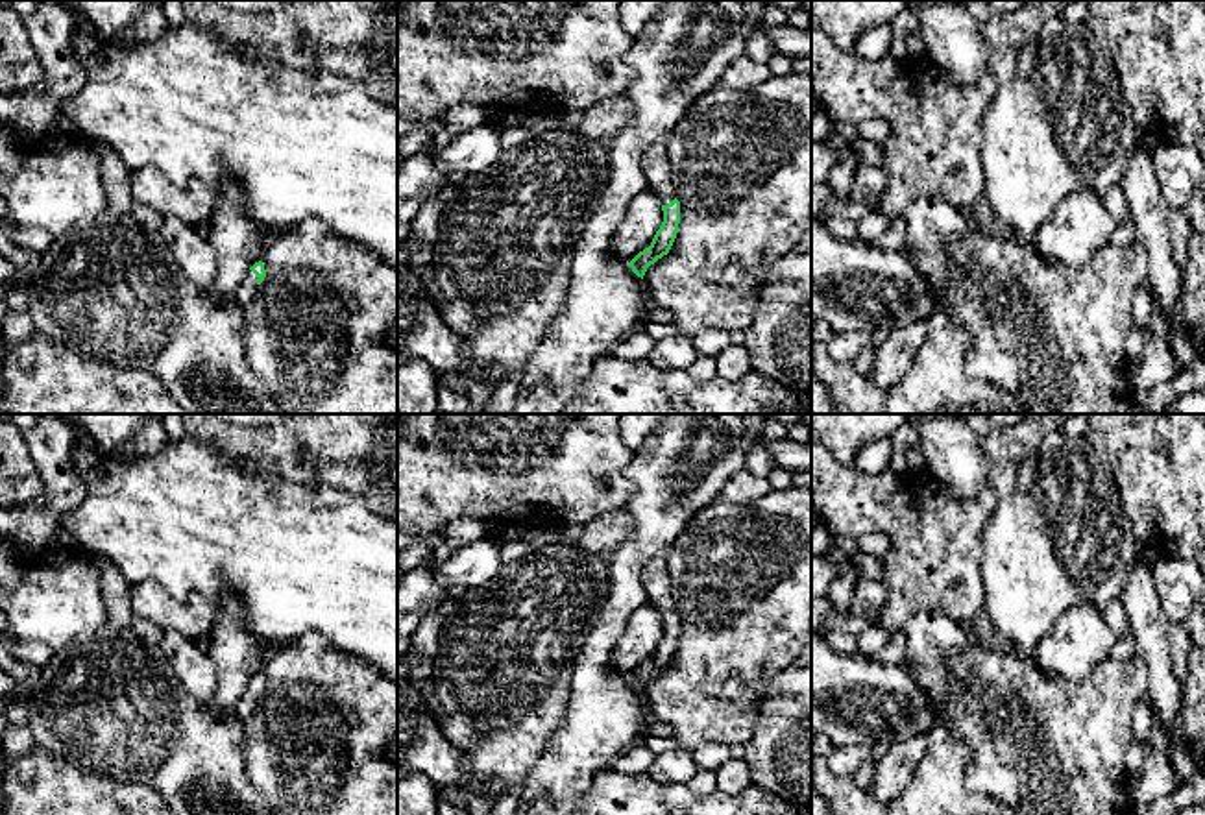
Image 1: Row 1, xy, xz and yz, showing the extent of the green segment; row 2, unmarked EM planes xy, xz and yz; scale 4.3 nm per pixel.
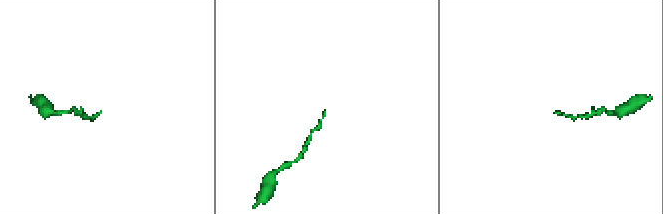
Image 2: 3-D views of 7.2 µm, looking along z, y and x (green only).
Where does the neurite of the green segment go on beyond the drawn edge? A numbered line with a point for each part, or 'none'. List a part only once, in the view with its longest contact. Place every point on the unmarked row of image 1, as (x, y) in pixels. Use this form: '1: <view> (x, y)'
1: xy (246, 706)

